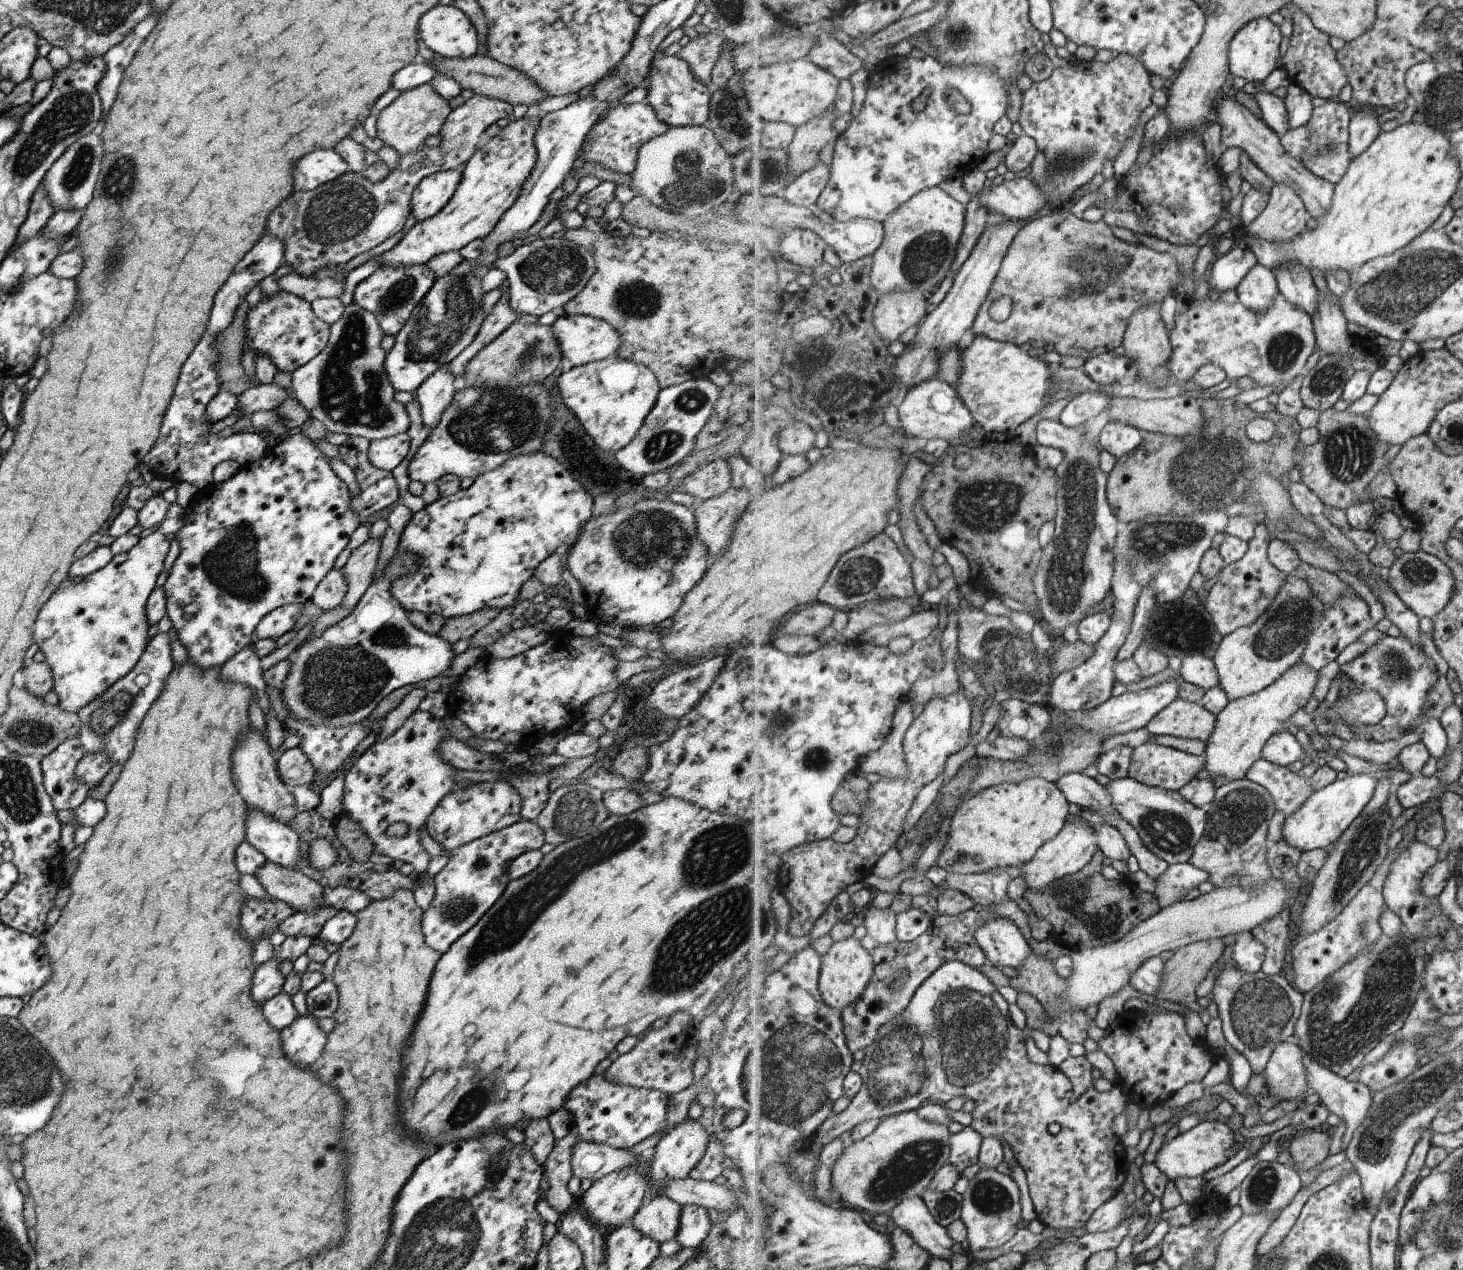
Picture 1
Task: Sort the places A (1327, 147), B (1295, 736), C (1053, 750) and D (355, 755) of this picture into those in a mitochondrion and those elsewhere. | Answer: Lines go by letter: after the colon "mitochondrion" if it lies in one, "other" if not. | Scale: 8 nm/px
A: mitochondrion
B: other
C: mitochondrion
D: other

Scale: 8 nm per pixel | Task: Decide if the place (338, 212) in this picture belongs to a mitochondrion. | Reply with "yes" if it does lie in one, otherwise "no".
yes

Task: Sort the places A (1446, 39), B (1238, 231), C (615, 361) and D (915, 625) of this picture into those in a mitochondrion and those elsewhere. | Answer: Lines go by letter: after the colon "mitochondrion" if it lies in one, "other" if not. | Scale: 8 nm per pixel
A: other
B: other
C: other
D: other

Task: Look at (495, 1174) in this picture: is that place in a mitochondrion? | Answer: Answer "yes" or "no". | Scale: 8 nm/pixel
no

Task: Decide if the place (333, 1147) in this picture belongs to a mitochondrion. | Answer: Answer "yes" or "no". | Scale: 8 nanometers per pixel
no

